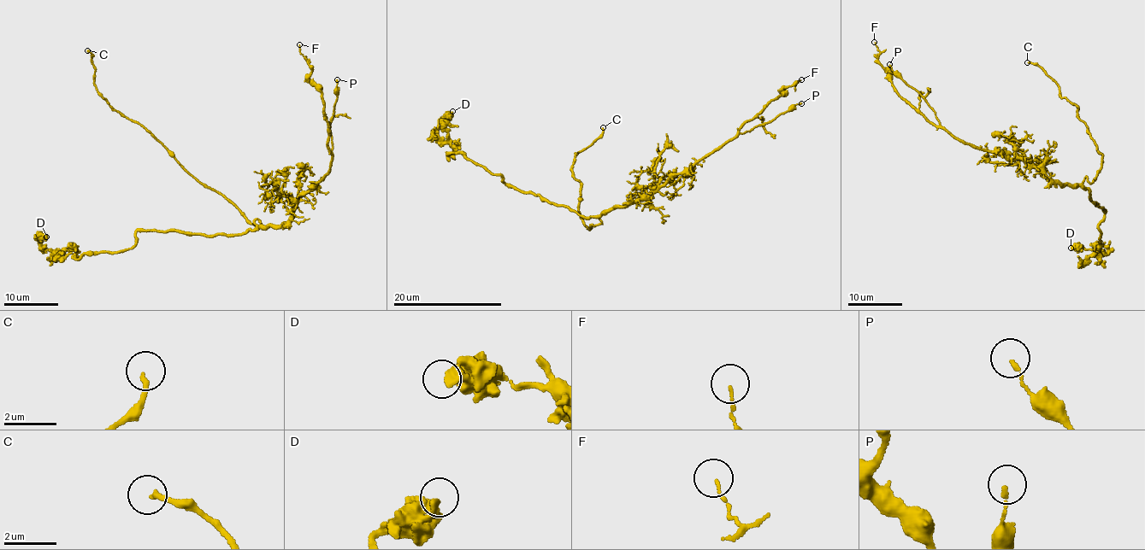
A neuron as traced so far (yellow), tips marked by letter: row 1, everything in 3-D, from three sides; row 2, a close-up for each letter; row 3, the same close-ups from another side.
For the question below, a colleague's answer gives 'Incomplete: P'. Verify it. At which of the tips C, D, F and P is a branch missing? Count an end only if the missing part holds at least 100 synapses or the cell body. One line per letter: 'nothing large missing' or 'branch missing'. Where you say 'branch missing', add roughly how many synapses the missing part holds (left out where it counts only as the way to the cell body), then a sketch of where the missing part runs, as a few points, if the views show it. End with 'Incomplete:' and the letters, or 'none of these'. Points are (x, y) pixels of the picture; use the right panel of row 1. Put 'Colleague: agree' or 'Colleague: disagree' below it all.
C: branch missing; missing branch runs (1027, 62), (1002, 54), (982, 31)
D: nothing large missing
F: nothing large missing
P: nothing large missing
Incomplete: C
Colleague: disagree

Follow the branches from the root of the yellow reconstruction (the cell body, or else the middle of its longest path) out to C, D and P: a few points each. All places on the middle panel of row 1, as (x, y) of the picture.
C: (603, 211), (601, 223), (587, 230), (572, 165), (603, 127)
D: (603, 211), (579, 215), (514, 190), (461, 154), (448, 155), (455, 150), (441, 144), (435, 131), (452, 111)
P: (603, 211), (635, 203), (662, 187), (670, 178), (686, 173), (693, 165), (740, 133), (749, 132), (801, 103)

